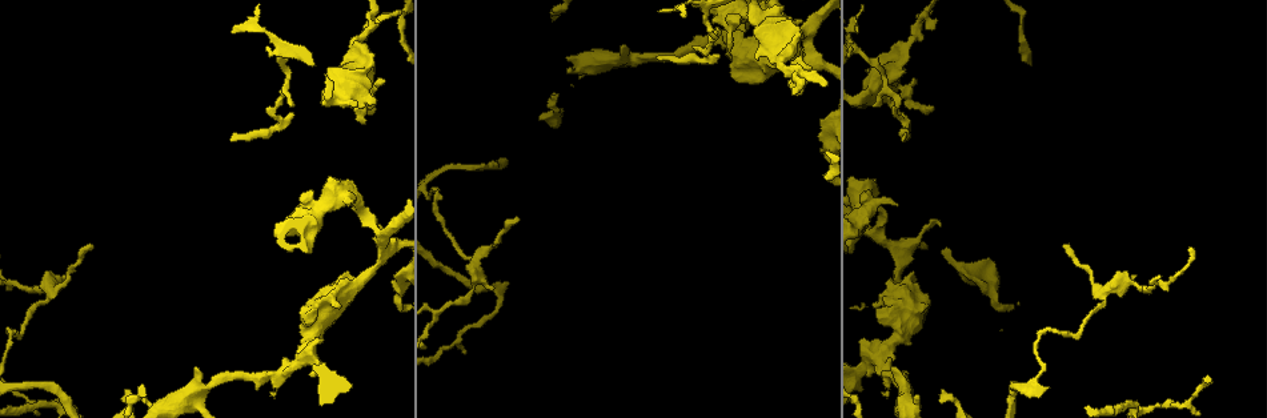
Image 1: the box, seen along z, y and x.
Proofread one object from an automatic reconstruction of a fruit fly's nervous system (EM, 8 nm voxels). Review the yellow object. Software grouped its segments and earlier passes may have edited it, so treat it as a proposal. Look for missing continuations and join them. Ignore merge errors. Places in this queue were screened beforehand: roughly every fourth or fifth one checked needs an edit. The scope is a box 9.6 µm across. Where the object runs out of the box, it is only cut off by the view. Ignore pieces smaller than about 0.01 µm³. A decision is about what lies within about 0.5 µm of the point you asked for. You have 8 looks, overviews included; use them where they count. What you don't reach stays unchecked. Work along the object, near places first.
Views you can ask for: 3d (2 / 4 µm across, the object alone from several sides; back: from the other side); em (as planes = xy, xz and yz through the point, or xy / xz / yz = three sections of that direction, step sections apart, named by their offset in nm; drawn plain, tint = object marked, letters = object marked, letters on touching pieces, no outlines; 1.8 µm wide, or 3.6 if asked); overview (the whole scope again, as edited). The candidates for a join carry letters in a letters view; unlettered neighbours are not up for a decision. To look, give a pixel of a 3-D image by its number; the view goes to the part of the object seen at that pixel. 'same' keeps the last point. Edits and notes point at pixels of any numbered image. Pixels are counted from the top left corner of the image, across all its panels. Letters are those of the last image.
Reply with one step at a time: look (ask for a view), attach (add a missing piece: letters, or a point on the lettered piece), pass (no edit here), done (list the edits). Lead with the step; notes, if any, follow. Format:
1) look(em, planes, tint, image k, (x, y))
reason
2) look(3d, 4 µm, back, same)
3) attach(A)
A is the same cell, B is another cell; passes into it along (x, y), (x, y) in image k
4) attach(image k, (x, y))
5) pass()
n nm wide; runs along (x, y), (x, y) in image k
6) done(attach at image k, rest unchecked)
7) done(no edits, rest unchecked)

look(em, planes, plain, image 1, (655, 58))
tapers out

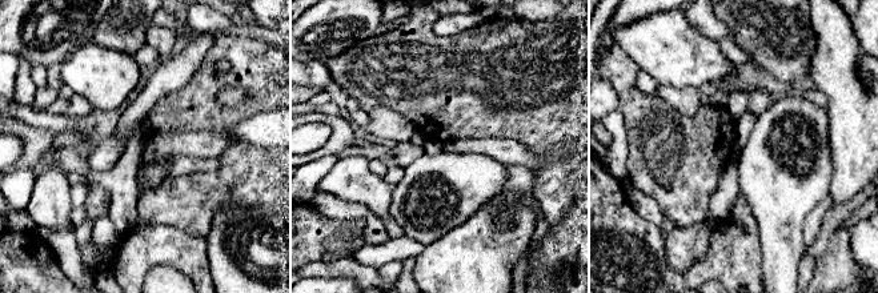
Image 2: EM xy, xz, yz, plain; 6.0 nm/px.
look(em, planes, letters, same)
what lies round it

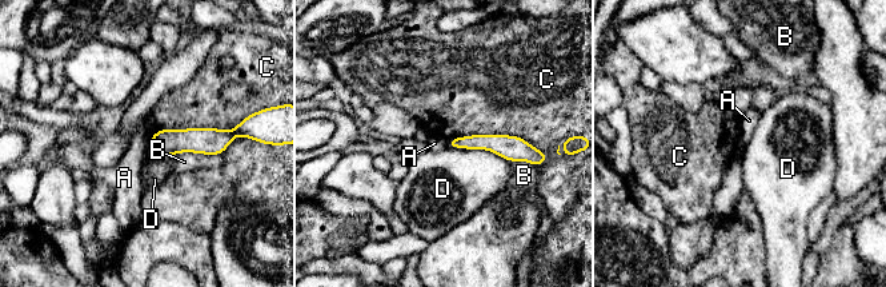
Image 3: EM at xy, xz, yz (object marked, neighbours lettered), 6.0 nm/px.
pass()
A, B, C and D are other cells; runs along (225, 136), (163, 142), (151, 148) in image 3; none of them fits

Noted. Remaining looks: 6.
look(em, planes, letters, image 1, (919, 25))
abrupt turn

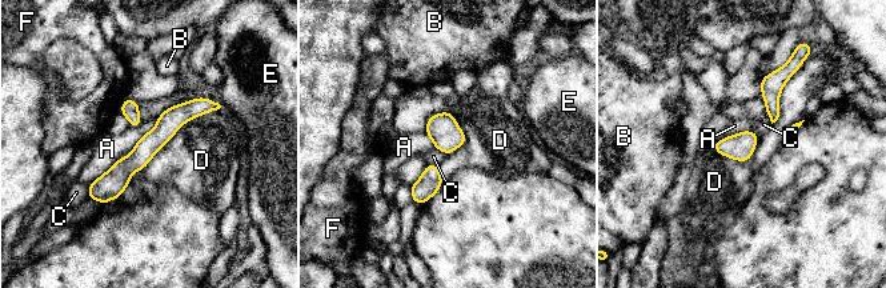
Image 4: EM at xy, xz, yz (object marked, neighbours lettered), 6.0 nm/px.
pass()
A, B, C, D, E and F are other cells; border along (220, 107), (188, 120), (141, 171) in image 4; none of them fits

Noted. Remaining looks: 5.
look(em, 3.6 µm, xz, step 4, letters, image 1, (362, 124))
free end

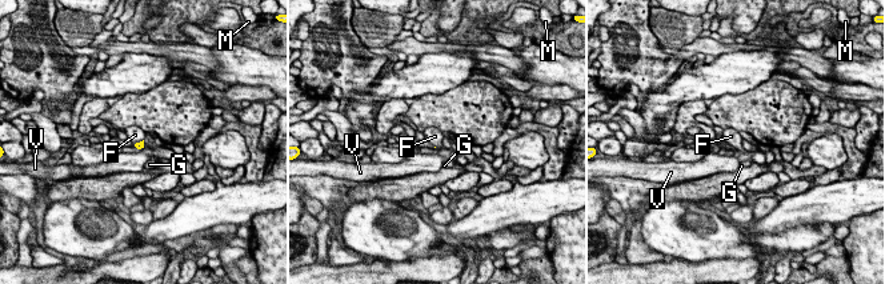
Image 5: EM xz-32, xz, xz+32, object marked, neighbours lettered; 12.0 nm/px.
look(em, 3.6 µm, planes, letters, same)

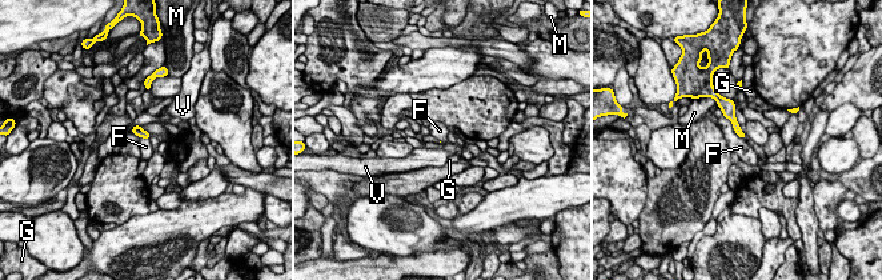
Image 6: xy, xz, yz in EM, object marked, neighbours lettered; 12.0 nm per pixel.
pass()
F, G, M and V are other cells; none of them fits

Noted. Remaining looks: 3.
done(no edits, rest unchecked)

